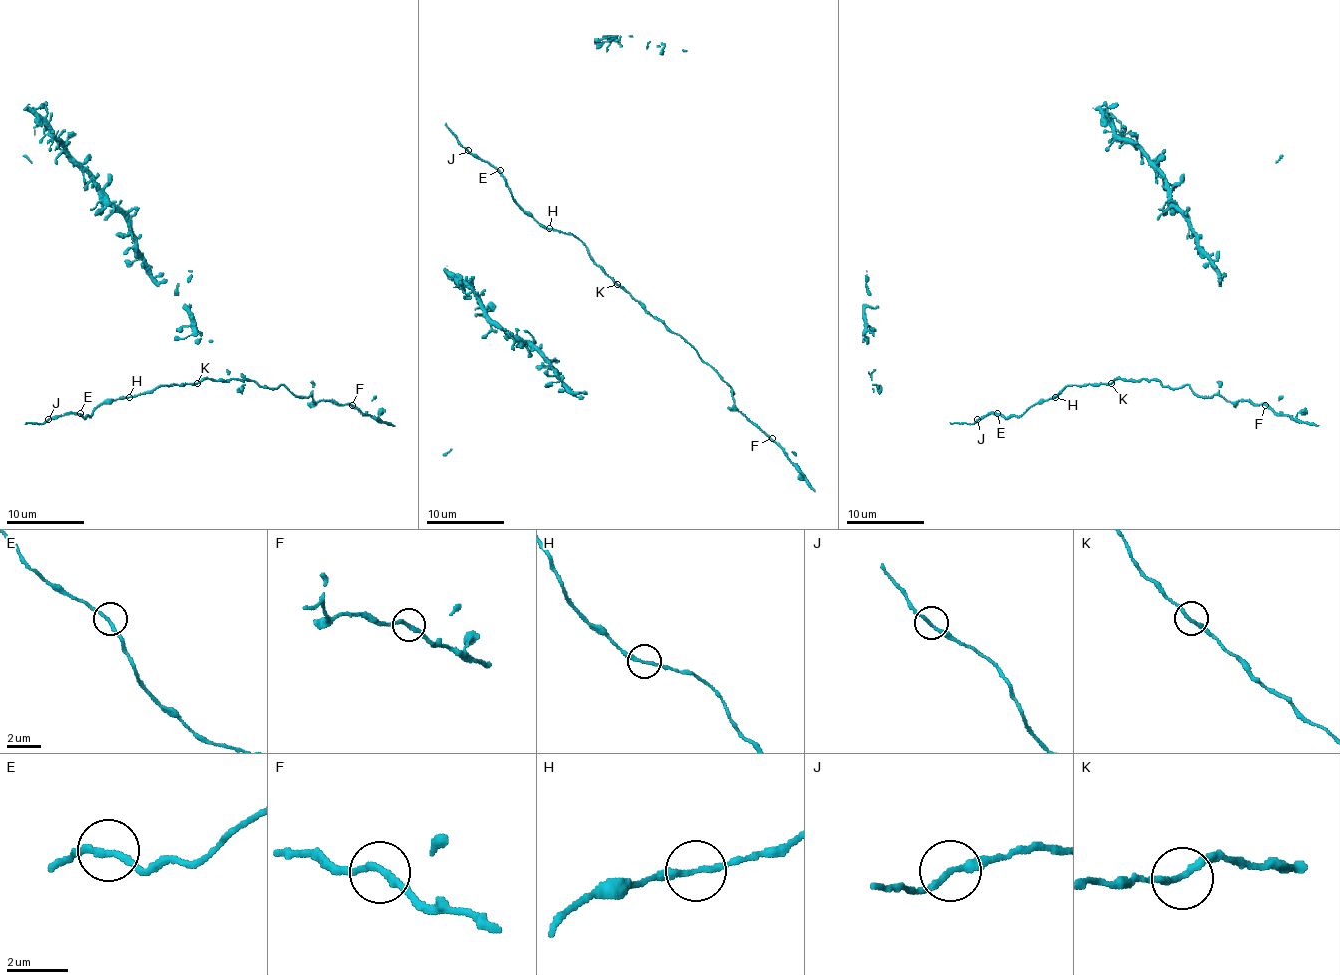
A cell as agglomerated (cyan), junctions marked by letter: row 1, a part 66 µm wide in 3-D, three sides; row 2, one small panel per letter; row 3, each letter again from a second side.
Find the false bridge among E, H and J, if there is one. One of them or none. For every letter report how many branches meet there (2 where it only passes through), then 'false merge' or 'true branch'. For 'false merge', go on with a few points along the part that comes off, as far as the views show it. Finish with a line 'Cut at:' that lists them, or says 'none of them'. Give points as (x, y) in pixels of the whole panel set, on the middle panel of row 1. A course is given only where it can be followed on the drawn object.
E: 2 | true branch
H: 2 | true branch
J: 2 | true branch
Cut at: none of them

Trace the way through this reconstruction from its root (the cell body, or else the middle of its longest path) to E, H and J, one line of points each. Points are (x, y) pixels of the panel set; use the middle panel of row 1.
E: (645, 309), (592, 258), (578, 239), (541, 227), (510, 194), (500, 170)
H: (645, 309), (592, 258), (578, 239), (549, 229)
J: (645, 309), (592, 258), (578, 239), (541, 227), (510, 194), (506, 178), (468, 150)

